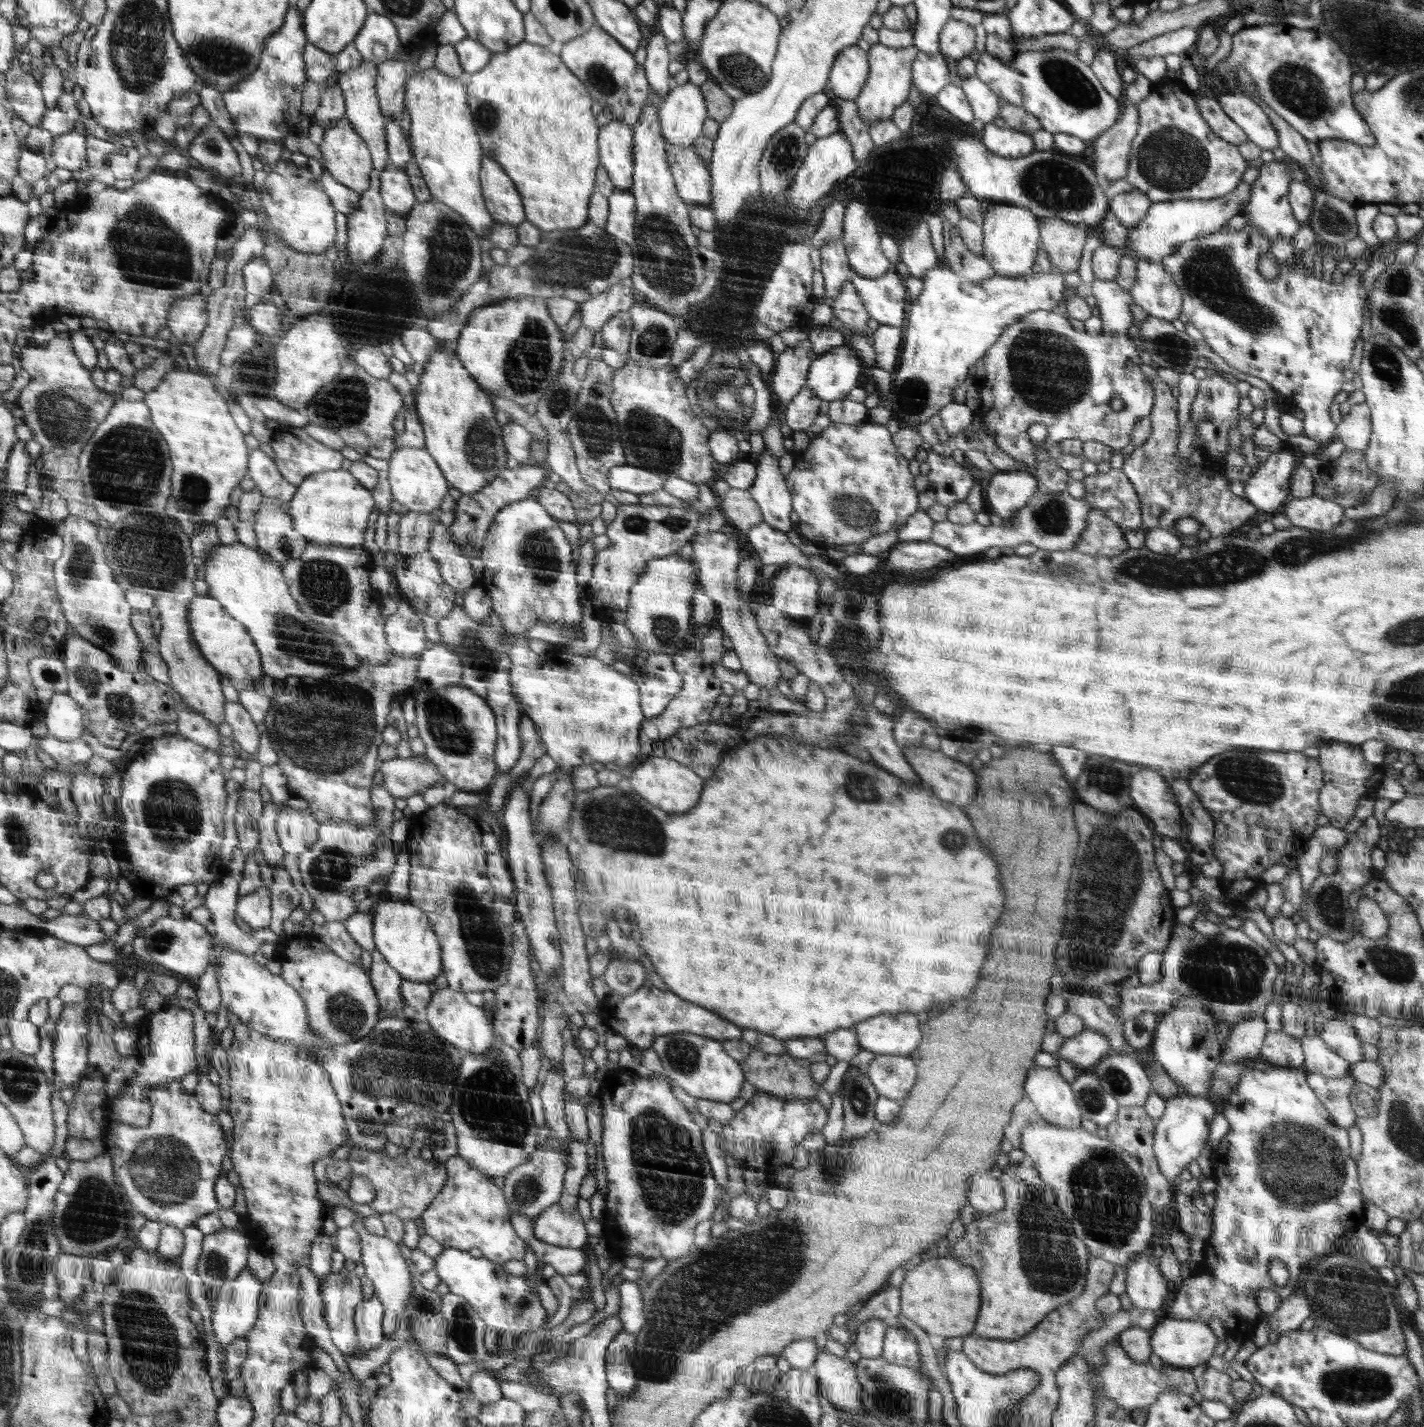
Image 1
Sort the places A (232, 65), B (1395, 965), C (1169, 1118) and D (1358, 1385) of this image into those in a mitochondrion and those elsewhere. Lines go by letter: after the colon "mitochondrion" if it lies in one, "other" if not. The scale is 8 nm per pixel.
A: mitochondrion
B: mitochondrion
C: other
D: mitochondrion

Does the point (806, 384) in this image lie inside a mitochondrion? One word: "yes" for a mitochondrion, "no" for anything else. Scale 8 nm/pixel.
no

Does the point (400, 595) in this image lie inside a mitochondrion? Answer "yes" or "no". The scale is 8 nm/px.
no

